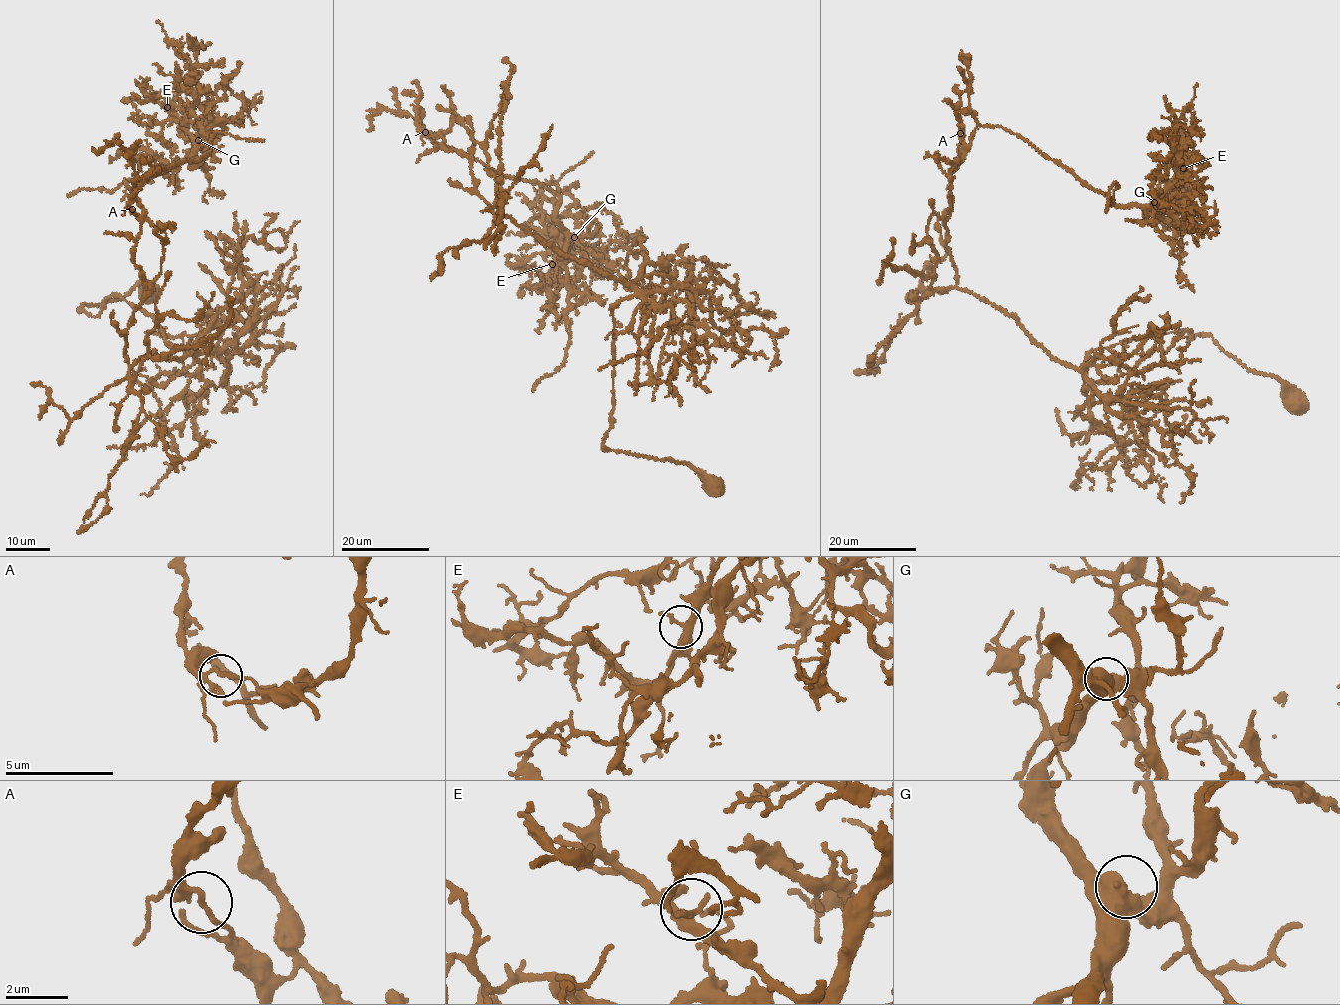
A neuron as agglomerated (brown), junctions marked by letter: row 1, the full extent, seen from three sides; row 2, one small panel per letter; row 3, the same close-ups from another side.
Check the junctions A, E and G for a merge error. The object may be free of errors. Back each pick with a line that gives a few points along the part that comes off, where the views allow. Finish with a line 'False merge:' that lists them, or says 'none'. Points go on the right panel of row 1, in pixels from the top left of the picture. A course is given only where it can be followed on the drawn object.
A: Course of the part to remove: (960, 133), (956, 112), (969, 111), (983, 125), (1020, 136), (1109, 203), (1141, 206), (1202, 232), (1202, 213)
False merge: A

